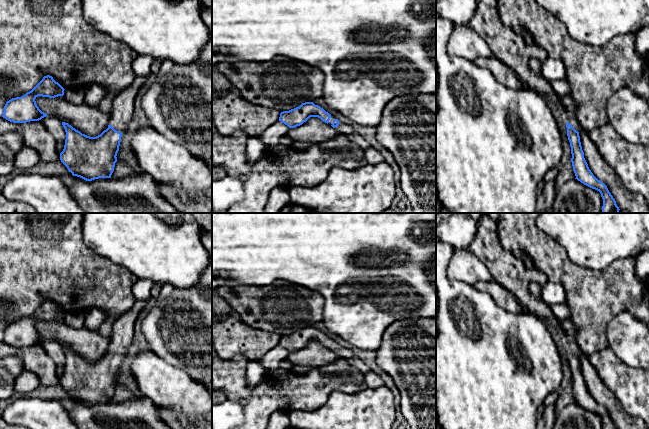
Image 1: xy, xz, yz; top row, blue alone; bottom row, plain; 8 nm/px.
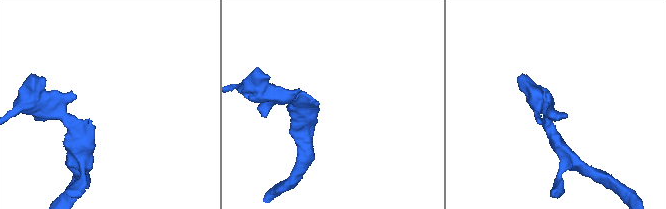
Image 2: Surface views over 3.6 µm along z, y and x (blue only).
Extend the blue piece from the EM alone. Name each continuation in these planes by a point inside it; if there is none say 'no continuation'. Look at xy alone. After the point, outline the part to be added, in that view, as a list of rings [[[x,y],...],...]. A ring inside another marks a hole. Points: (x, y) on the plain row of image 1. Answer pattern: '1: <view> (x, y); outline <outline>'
1: xy (122, 334); outline [[[149,300],[136,301],[125,313],[121,314],[112,325],[109,349],[116,355],[123,357],[129,350],[134,338],[134,328],[138,315]]]

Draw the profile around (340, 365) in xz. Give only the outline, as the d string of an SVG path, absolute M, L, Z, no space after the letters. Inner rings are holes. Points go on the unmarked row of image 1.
M337 358L335 361L320 367L318 370L327 375L331 374L342 374L347 373L351 365L348 363L347 359L344 358Z

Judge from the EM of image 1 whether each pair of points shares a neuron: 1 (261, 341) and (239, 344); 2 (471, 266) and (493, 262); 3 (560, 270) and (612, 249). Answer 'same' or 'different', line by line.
1: same
2: different
3: different

